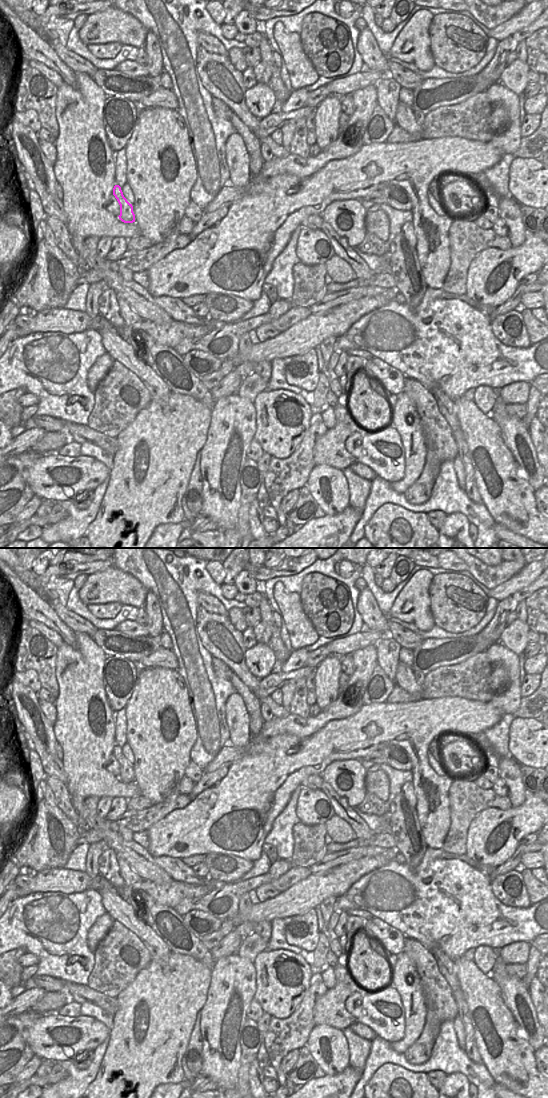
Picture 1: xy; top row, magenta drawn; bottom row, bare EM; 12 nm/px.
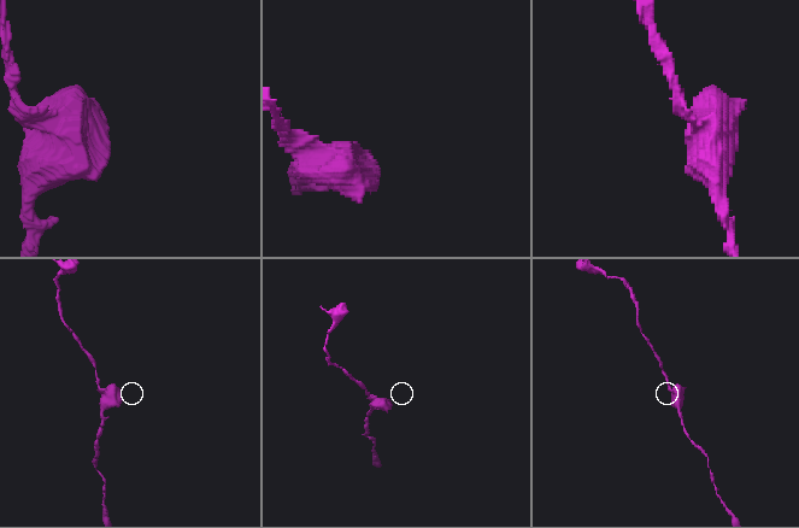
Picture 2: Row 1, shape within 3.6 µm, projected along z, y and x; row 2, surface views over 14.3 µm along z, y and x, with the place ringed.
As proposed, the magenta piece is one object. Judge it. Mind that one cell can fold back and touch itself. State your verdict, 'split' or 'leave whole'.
leave whole

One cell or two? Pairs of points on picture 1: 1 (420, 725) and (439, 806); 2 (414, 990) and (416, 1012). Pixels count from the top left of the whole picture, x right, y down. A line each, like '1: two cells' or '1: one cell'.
1: one cell
2: one cell

